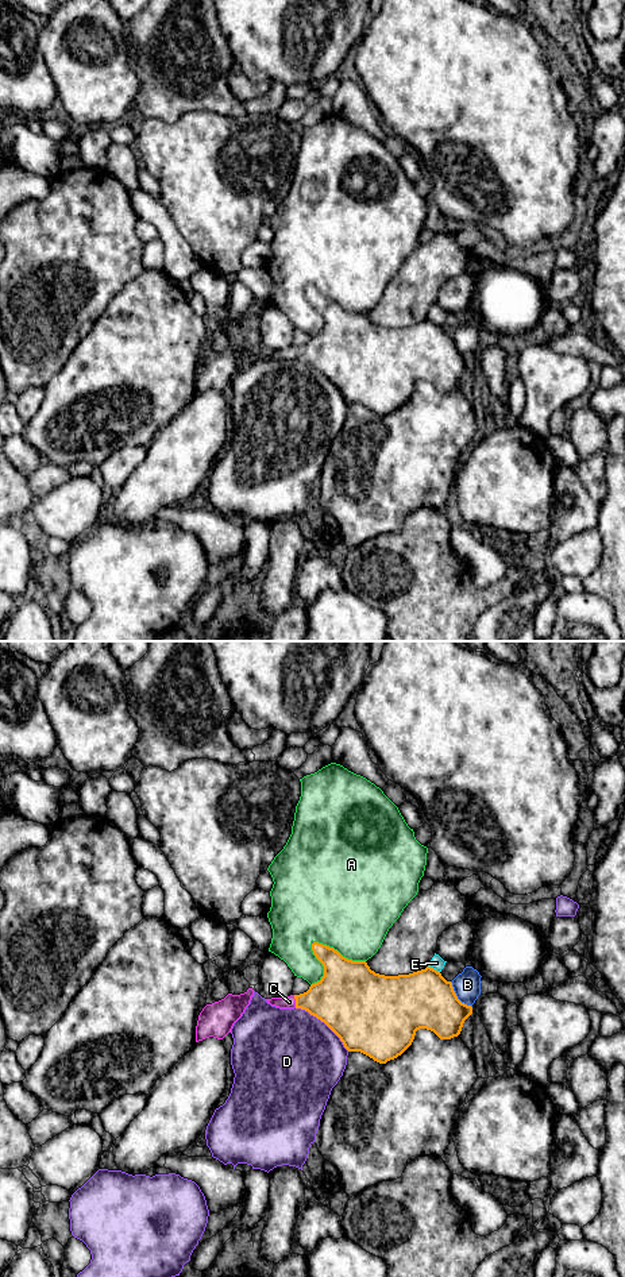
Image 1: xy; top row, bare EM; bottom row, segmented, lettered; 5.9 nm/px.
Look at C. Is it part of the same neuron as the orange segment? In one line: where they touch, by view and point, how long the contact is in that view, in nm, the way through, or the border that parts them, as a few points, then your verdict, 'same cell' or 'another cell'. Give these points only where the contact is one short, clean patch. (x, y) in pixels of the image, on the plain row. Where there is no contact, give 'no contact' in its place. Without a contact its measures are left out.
meets orange in xy at (296, 352); contact 70 nm long; runs through xy (338, 351), (296, 352), (289, 354); same cell

